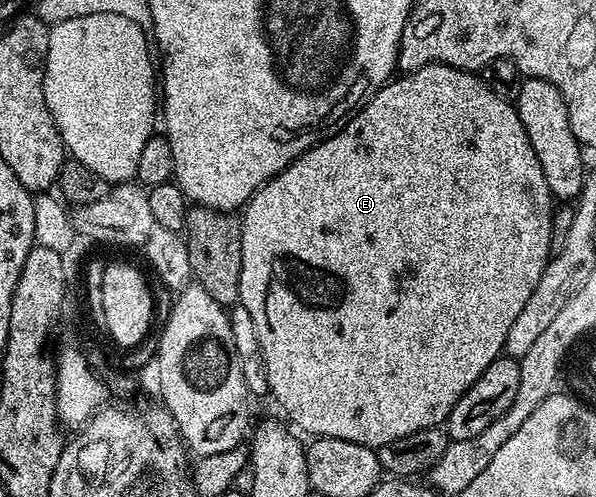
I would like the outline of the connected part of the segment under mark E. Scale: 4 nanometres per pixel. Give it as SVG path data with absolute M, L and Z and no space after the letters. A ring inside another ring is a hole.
M430 63L419 67L414 73L394 76L388 85L378 89L336 133L332 133L330 137L326 137L315 147L311 147L306 153L296 157L287 168L279 171L260 189L255 190L253 198L243 206L243 212L239 217L243 243L243 259L239 271L239 304L247 307L247 311L251 311L251 319L259 335L259 347L263 351L263 363L267 367L269 393L285 408L286 415L290 417L288 420L302 434L313 433L309 435L314 438L347 439L351 443L359 443L374 451L380 445L395 443L395 439L403 439L403 435L415 435L415 431L444 426L453 404L467 392L471 383L475 383L475 379L479 379L479 375L483 375L483 371L487 371L487 367L495 358L502 356L507 331L511 331L511 323L515 323L519 311L523 311L527 299L531 299L531 291L535 291L535 287L539 284L545 264L549 262L551 250L555 245L553 204L555 204L555 198L547 187L547 179L543 179L543 167L539 167L539 159L535 159L535 147L531 147L531 139L527 139L527 131L519 119L516 104L499 99L499 95L495 95L495 91L491 91L491 87L487 87L487 83L483 83L476 72L456 69L450 65Z

